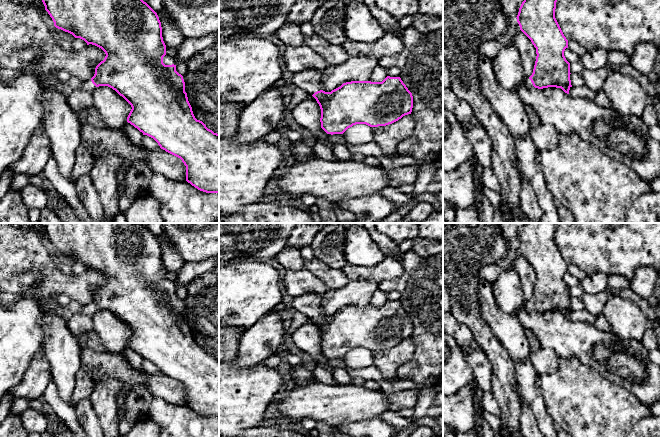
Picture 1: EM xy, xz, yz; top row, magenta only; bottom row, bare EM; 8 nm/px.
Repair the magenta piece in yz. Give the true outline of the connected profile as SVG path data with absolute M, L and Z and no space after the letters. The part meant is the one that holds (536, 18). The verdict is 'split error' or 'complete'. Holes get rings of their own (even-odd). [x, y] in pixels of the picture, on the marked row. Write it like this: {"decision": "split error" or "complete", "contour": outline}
{"decision": "split error", "contour": "M524 0L519 8L516 18L520 30L531 40L537 54L532 75L522 83L538 89L561 88L569 94L570 63L564 56L568 40L555 18L556 2Z"}

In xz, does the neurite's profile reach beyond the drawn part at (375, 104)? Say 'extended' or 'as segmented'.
extended

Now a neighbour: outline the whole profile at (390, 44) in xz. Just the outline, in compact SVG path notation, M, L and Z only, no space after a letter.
M386 32L384 36L374 43L356 43L347 40L342 44L349 57L369 56L380 59L400 53L404 47L400 36Z

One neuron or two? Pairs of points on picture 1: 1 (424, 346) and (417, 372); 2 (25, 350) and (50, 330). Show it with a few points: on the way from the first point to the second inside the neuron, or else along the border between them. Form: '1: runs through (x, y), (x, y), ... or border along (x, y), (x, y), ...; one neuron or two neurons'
1: runs through (424, 352), (424, 364), (422, 366); one neuron
2: border along (43, 312), (43, 340), (40, 348); two neurons

